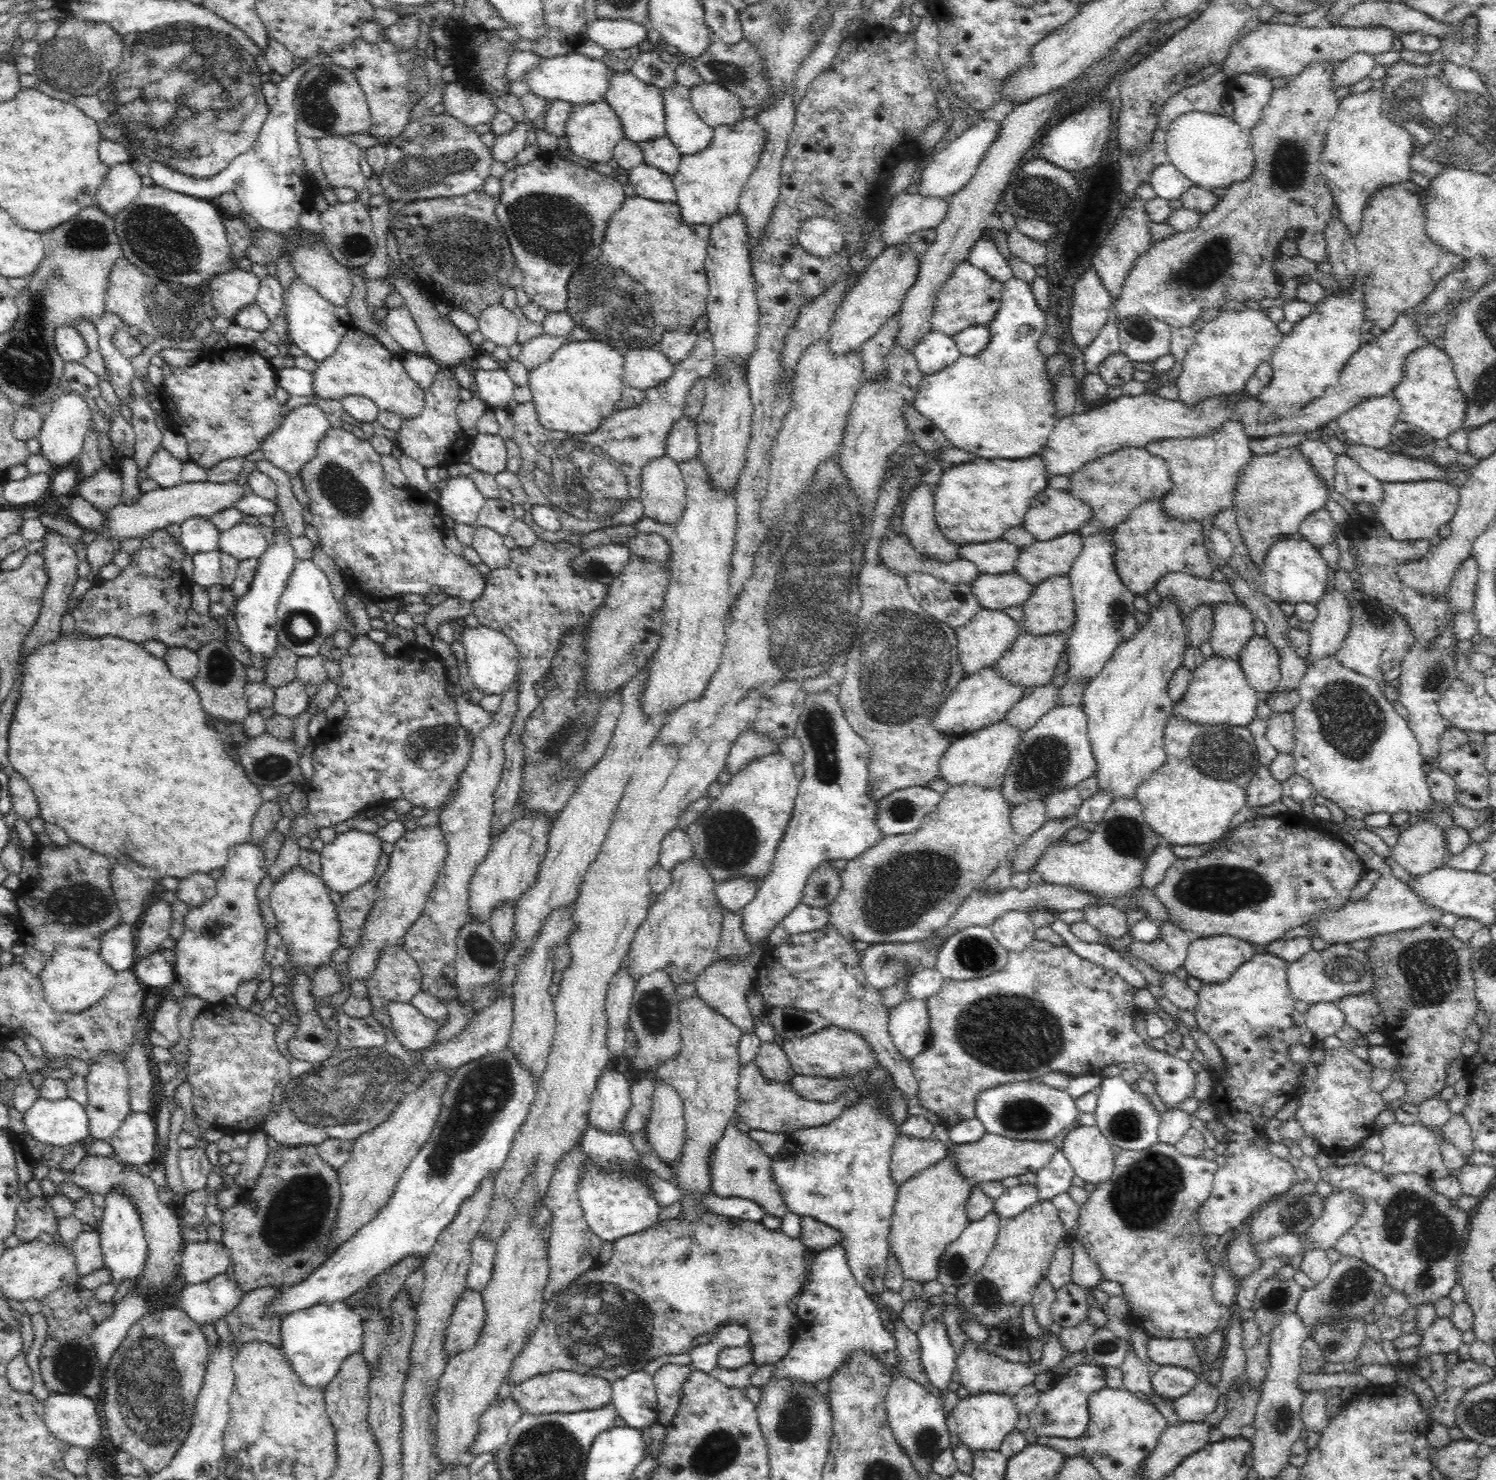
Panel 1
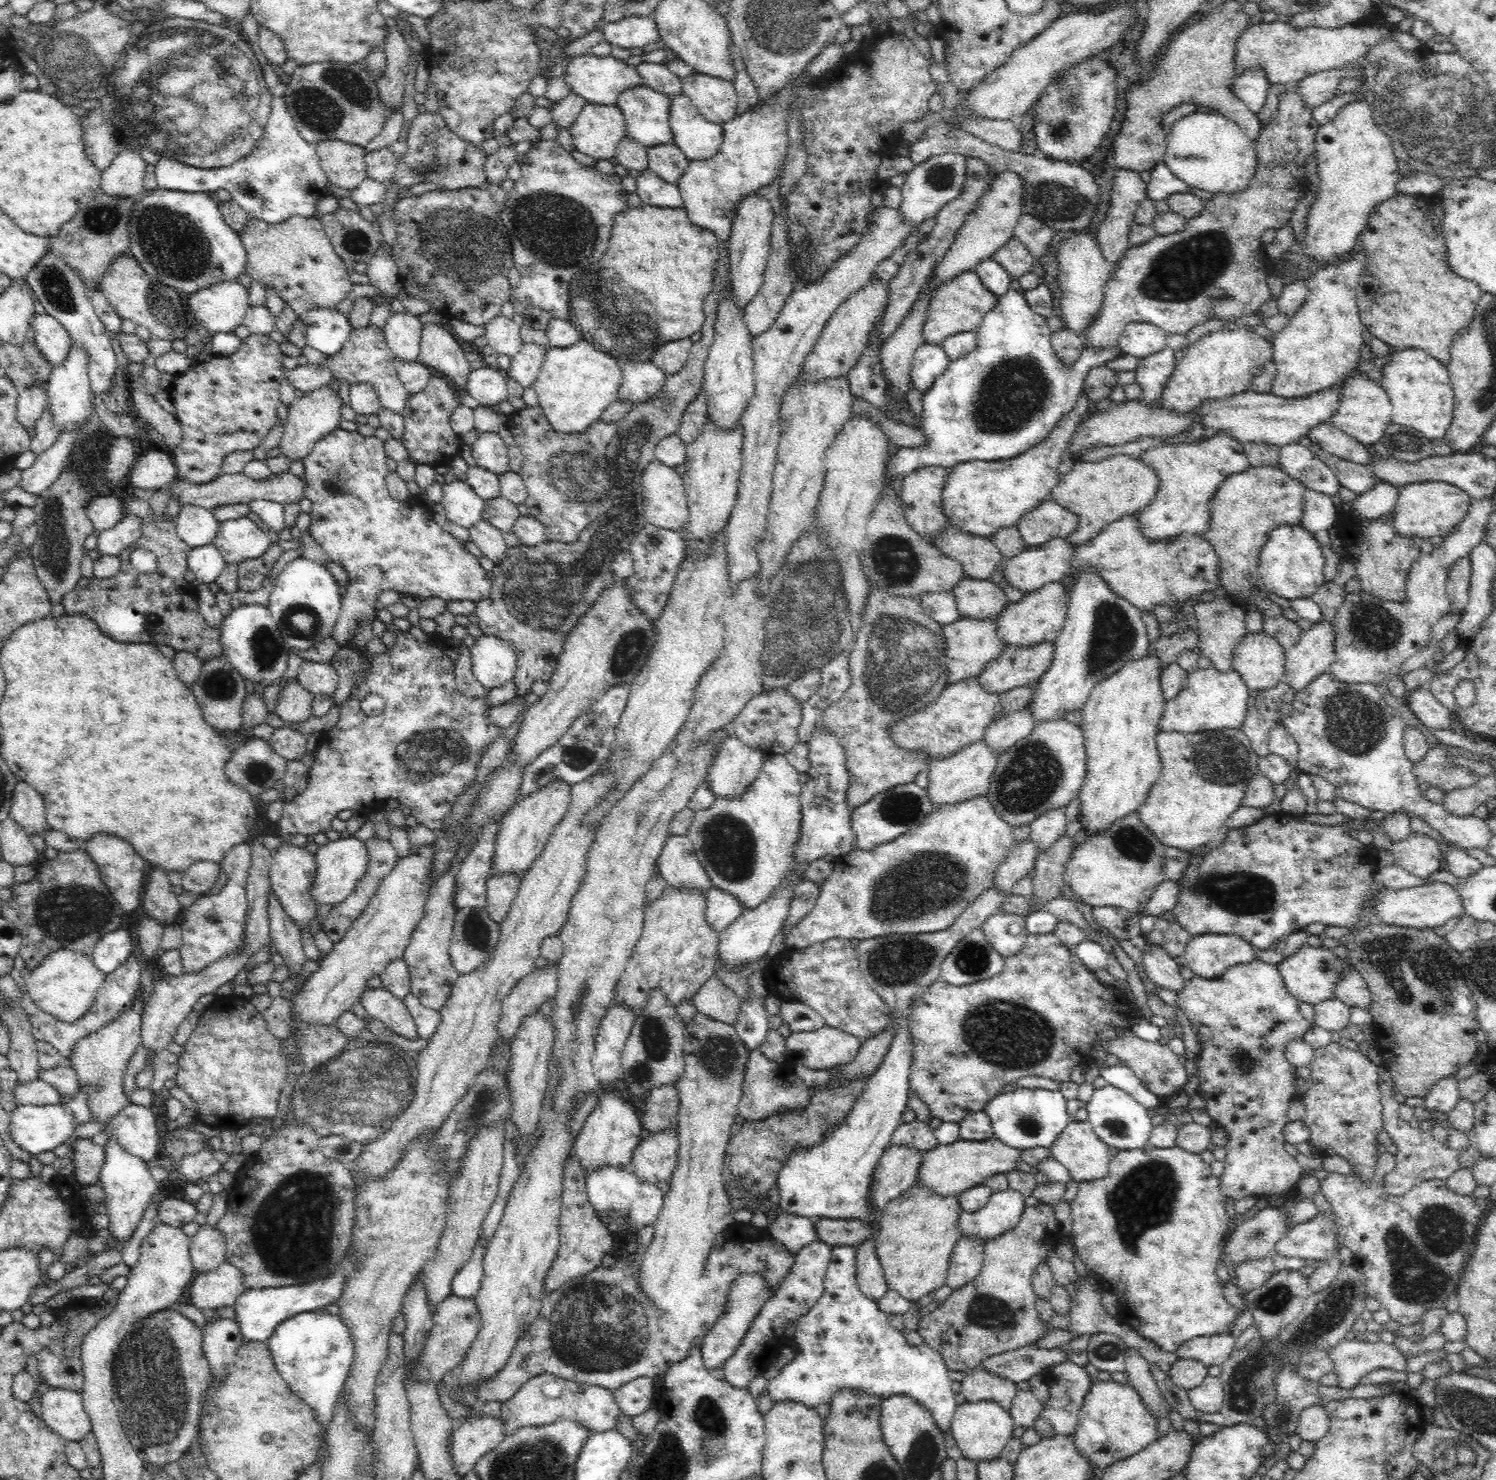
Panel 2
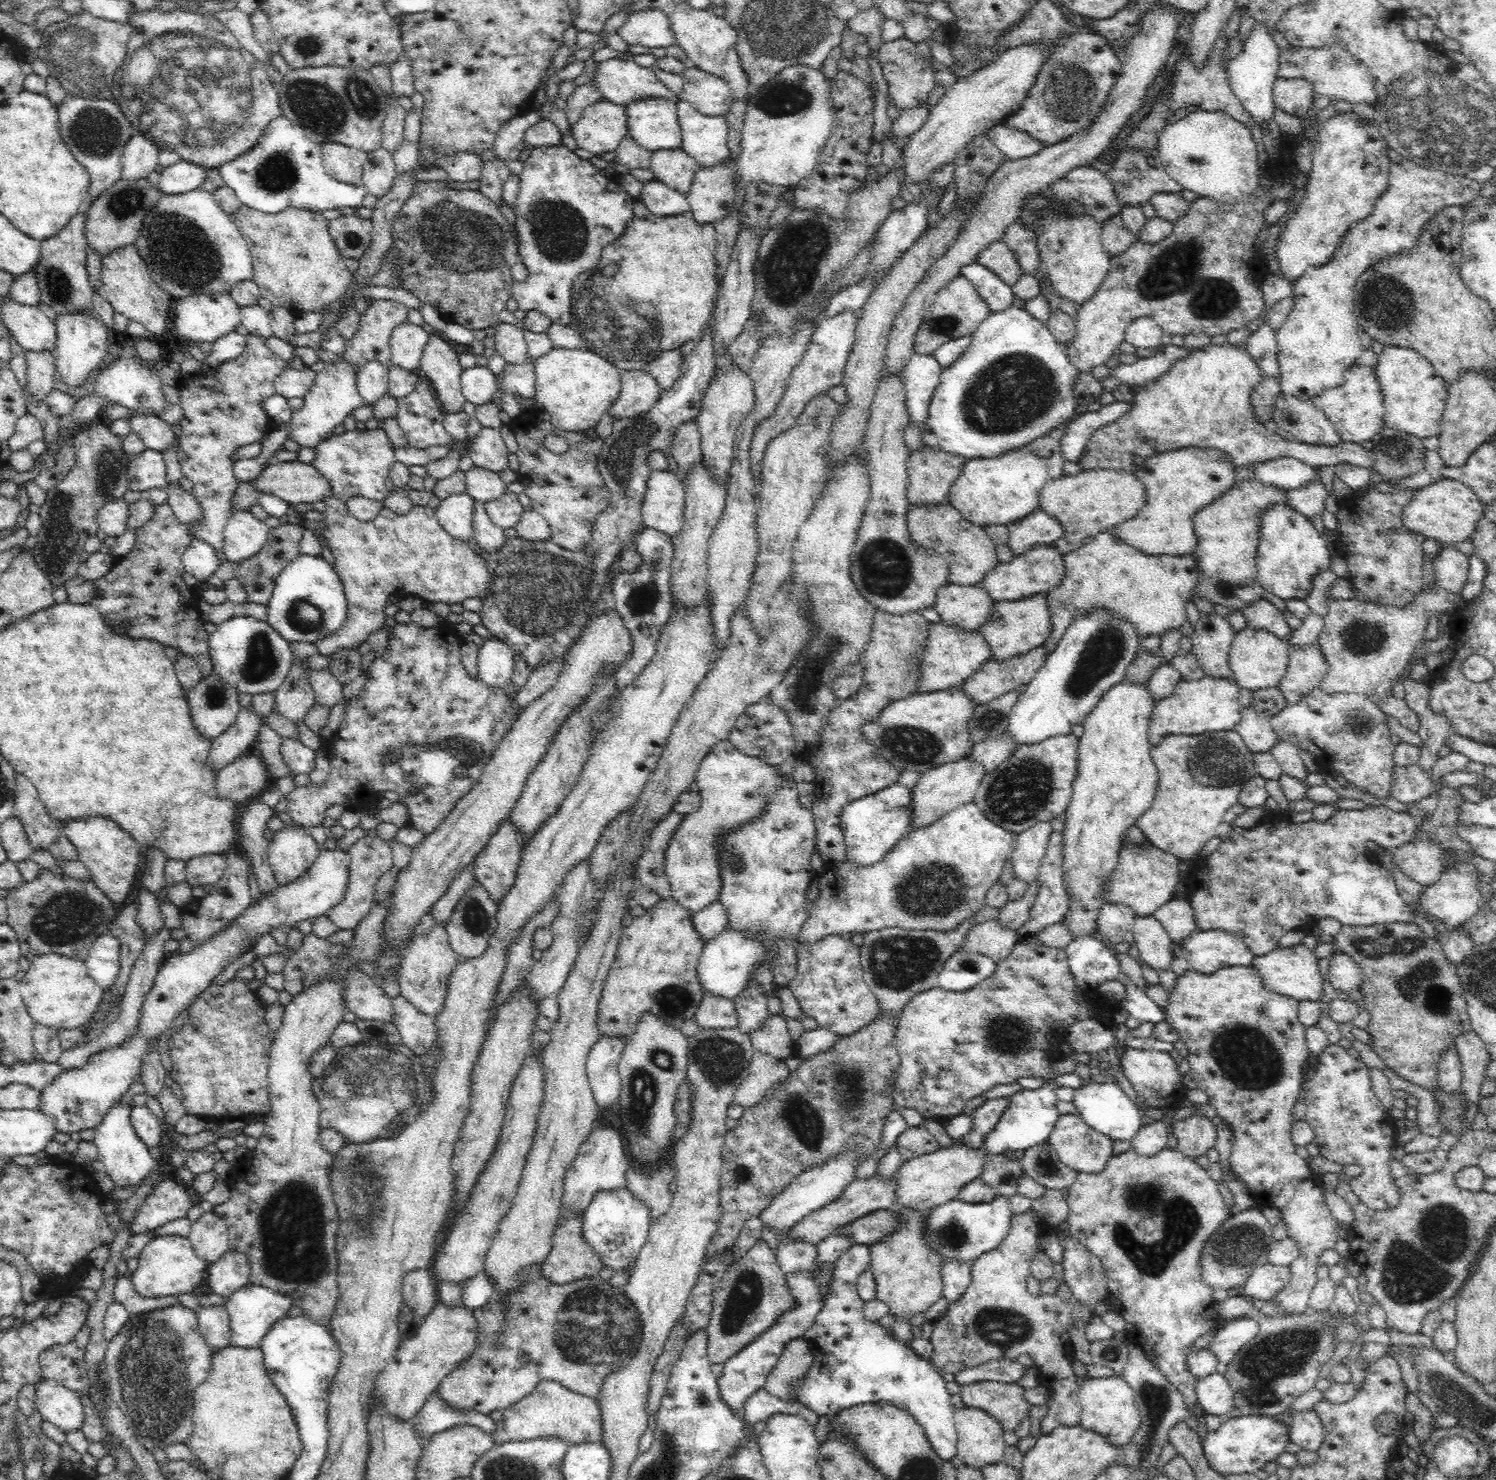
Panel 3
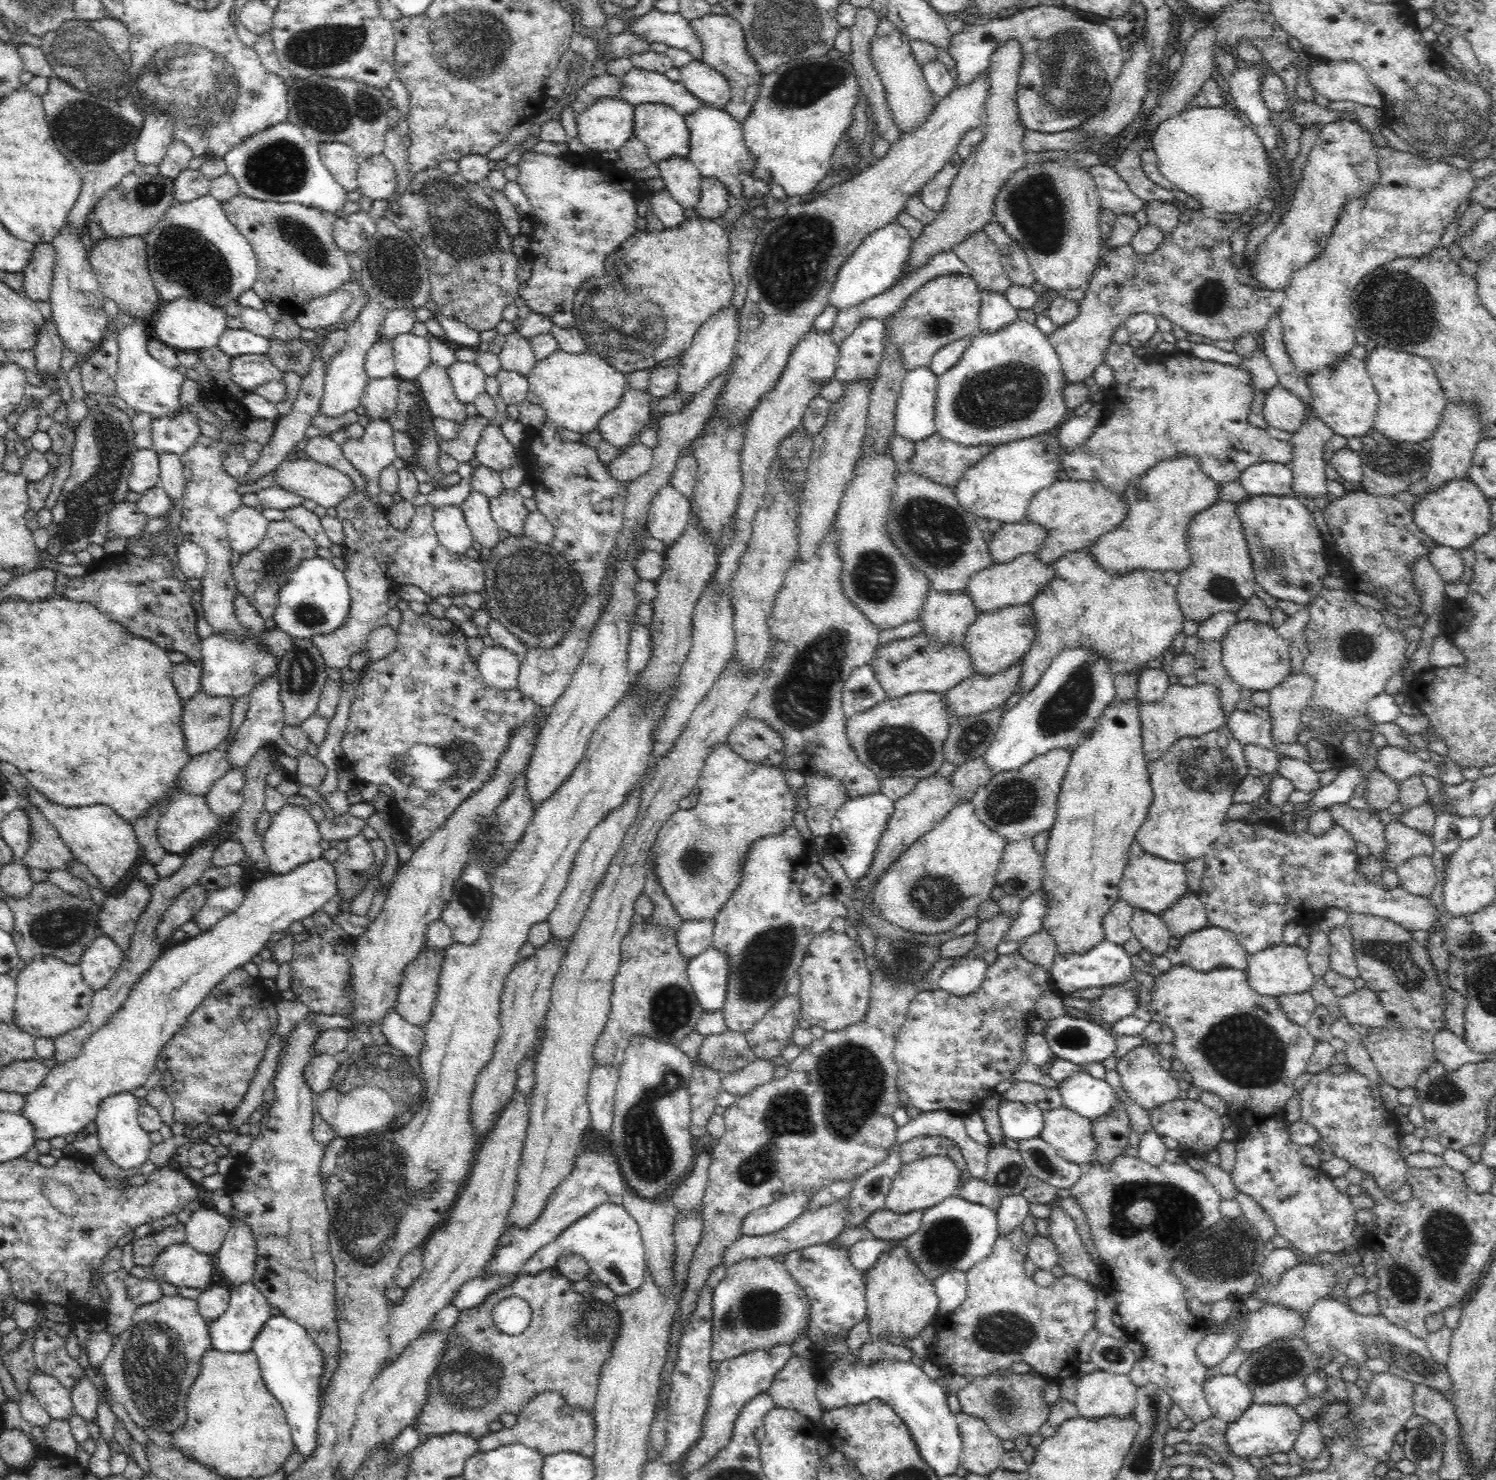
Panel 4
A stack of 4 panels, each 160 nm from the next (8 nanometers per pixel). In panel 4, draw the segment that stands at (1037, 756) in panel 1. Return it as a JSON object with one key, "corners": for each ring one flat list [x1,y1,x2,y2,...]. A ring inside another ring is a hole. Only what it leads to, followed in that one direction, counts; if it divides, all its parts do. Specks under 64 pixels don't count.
{"corners":[[1056,750,1034,758,1032,762,1022,765,1018,772,1004,772,1000,773,1000,776,993,776,971,800,976,809,976,817,982,823,988,824,988,828,996,828,996,832,1013,842,1020,842,1022,839,1032,840,1037,834,1048,831,1056,818,1056,797,1059,796,1060,786,1068,771,1071,757,1071,752]]}

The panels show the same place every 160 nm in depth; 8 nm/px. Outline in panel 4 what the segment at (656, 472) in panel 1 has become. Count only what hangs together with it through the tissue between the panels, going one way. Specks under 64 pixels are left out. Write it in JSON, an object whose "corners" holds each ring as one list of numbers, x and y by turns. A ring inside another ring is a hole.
{"corners":[[664,485,652,499,647,515,647,532,668,548,685,531,689,518,689,499,672,485]]}

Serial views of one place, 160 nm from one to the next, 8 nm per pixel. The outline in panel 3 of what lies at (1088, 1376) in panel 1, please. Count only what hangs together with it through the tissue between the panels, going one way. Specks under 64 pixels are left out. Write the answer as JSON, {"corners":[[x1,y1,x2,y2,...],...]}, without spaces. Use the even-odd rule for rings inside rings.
{"corners":[[1034,1210,1017,1213,1011,1219,1009,1234,996,1250,976,1258,971,1266,971,1283,965,1293,948,1307,943,1317,933,1322,930,1342,934,1347,931,1360,944,1372,958,1374,964,1367,972,1368,991,1360,1016,1359,1025,1354,1038,1372,1040,1385,1051,1390,1046,1415,1042,1418,1042,1435,1056,1427,1080,1423,1081,1404,1076,1385,1075,1366,1064,1355,1066,1343,1071,1343,1071,1331,1076,1322,1086,1325,1093,1317,1092,1308,1077,1302,1064,1284,1055,1294,1030,1294,1026,1286,1031,1263,1040,1250,1042,1236,1050,1227]]}

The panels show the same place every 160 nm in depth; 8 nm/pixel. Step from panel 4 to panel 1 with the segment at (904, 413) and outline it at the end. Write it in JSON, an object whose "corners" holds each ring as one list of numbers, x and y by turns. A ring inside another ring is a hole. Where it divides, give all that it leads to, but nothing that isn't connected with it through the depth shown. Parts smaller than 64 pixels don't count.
{"corners":[[932,330,918,342,913,354,923,376,942,372,955,364,956,358,961,355,951,337]]}

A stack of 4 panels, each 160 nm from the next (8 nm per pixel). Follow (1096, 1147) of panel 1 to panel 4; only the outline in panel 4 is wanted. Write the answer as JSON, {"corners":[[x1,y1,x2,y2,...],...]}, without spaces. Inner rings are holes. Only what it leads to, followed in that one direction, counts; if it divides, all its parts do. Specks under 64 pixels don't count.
{"corners":[[1064,1104,1058,1108,1043,1109,1042,1117,1044,1124,1037,1127,1039,1136,1054,1147,1062,1158,1086,1168,1096,1148,1090,1119]]}

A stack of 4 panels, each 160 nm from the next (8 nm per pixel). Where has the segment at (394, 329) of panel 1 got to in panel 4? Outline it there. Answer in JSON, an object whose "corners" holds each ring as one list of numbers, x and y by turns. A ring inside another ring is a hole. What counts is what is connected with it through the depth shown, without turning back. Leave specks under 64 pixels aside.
{"corners":[[410,332,393,338,395,376,404,382,416,383,418,376,431,364,428,340]]}

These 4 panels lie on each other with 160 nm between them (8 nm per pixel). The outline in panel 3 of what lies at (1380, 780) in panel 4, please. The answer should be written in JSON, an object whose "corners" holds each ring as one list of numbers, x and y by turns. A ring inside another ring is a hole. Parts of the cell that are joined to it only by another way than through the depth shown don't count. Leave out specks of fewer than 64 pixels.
{"corners":[[1416,765,1395,767,1393,770,1391,796,1402,804,1419,802,1425,797,1437,794,1443,787,1444,785,1440,782,1434,784,1430,780,1430,775]]}

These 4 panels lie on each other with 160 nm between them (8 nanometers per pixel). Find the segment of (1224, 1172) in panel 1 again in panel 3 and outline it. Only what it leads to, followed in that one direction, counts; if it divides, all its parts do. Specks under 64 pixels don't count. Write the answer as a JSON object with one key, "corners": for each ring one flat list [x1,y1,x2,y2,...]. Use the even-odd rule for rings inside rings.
{"corners":[[1224,967,1219,968,1216,972,1212,974,1200,974,1190,968,1183,975,1176,978,1174,988,1171,992,1168,991,1168,1004,1162,1008,1164,1011,1164,1020,1171,1024,1177,1030,1178,1040,1181,1040,1188,1051,1186,1060,1189,1065,1189,1069,1186,1072,1186,1076,1192,1078,1195,1082,1197,1088,1203,1090,1208,1095,1208,1102,1218,1110,1218,1116,1224,1118,1228,1122,1229,1127,1234,1132,1234,1144,1231,1147,1231,1155,1229,1157,1229,1164,1231,1171,1235,1174,1235,1177,1244,1181,1246,1188,1250,1194,1253,1194,1254,1205,1262,1208,1276,1208,1282,1213,1282,1223,1286,1226,1287,1238,1291,1239,1296,1247,1299,1248,1299,1256,1291,1263,1290,1271,1292,1271,1292,1277,1289,1284,1276,1295,1273,1300,1278,1302,1278,1306,1282,1309,1282,1312,1286,1314,1297,1315,1298,1313,1303,1313,1308,1307,1309,1298,1312,1294,1312,1290,1315,1284,1319,1281,1317,1279,1317,1268,1319,1267,1319,1257,1326,1252,1326,1250,1334,1250,1334,1246,1339,1240,1346,1240,1348,1242,1347,1236,1340,1238,1337,1231,1339,1230,1340,1224,1337,1219,1332,1215,1328,1208,1325,1194,1323,1193,1323,1188,1321,1185,1321,1178,1323,1174,1316,1174,1309,1169,1307,1161,1300,1158,1297,1155,1296,1146,1291,1141,1291,1128,1292,1124,1292,1109,1300,1096,1303,1095,1301,1089,1303,1081,1304,1064,1308,1062,1308,1057,1312,1054,1309,1051,1309,1046,1307,1045,1307,1038,1305,1035,1306,1027,1298,1020,1297,1010,1298,1001,1288,996,1282,996,1274,992,1269,992,1265,989,1262,977,1260,977,1260,972,1256,967]]}

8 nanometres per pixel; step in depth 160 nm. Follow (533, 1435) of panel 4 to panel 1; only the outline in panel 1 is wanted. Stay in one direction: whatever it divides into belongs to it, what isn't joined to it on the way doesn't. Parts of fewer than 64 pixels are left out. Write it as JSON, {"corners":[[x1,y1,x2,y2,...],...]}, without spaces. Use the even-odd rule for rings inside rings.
{"corners":[[566,1369,549,1373,542,1373,522,1381,518,1386,512,1387,509,1396,522,1414,541,1415,542,1413,562,1413,600,1409,610,1404,611,1382,604,1377,580,1375]]}

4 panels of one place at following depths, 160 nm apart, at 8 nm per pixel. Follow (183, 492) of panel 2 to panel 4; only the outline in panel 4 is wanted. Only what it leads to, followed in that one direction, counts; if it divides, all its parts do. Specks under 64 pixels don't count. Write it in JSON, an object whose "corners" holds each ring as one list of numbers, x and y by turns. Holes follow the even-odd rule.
{"corners":[[312,459,282,461,277,467,275,484,314,500,324,508,336,508,351,495,354,482,347,474]]}

